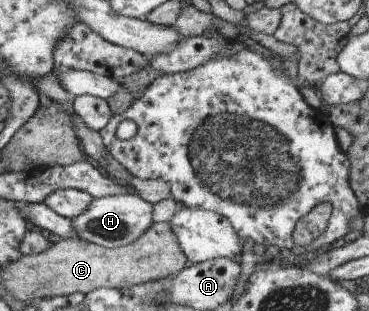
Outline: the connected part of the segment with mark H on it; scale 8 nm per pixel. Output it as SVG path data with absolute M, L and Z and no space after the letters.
M134 194L94 198L84 213L72 219L77 237L105 248L119 248L136 241L153 223L152 204Z

